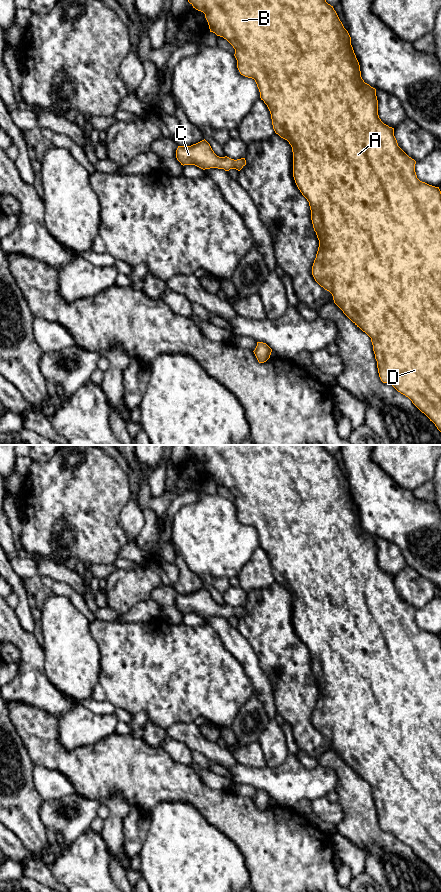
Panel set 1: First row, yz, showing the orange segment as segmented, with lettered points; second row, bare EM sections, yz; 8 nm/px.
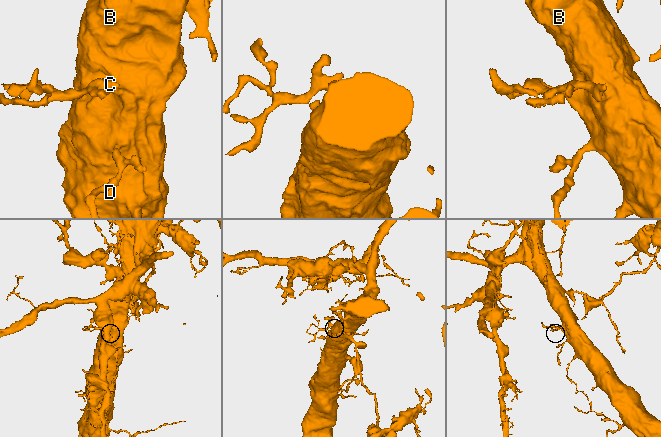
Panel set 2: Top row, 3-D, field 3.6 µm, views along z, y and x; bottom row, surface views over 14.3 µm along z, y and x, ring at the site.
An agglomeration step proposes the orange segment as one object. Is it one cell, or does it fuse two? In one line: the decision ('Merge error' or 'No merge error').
No merge error

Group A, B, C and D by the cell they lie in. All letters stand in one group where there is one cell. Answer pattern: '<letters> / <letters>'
A B C D

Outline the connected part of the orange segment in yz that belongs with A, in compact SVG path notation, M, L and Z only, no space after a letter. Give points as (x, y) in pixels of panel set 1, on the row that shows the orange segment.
M188 0L205 14L210 32L226 39L235 49L241 75L255 80L260 98L267 105L273 129L287 140L293 152L293 177L302 195L309 202L311 220L319 240L312 266L315 281L329 291L334 303L370 338L381 381L392 385L432 421L441 432L441 191L439 187L420 181L415 172L416 161L399 146L394 128L384 124L378 115L376 89L361 77L360 65L351 45L351 37L333 6L326 0Z

